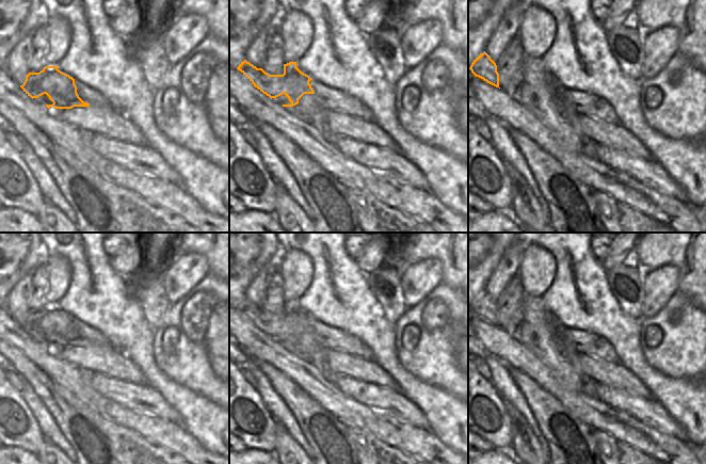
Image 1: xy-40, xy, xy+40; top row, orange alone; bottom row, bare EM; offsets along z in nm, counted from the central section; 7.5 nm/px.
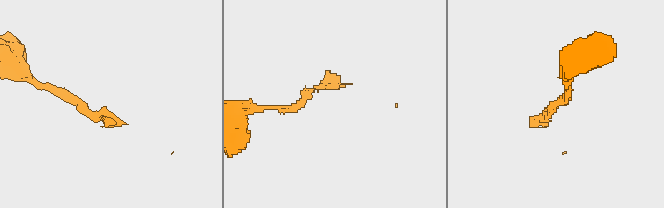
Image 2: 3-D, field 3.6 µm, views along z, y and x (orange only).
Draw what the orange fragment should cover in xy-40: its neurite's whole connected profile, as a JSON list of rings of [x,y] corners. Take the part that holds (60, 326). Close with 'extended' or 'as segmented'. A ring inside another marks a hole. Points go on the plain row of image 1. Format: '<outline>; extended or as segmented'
[[[58,304],[45,305],[39,311],[29,311],[20,326],[32,338],[46,333],[53,341],[46,343],[48,348],[71,348],[90,343],[110,346],[102,333],[59,309]]]; extended

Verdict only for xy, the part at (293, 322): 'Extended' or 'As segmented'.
Extended.

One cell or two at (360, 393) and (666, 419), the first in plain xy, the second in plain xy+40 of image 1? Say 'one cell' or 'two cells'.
one cell

